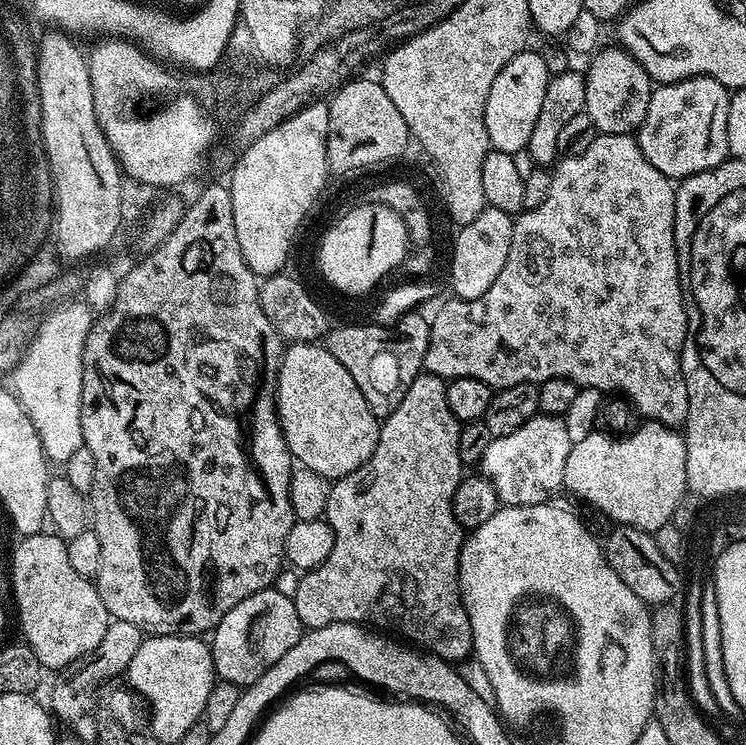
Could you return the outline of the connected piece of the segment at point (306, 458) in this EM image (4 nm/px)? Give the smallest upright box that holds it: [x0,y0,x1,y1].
[276,342,381,482]

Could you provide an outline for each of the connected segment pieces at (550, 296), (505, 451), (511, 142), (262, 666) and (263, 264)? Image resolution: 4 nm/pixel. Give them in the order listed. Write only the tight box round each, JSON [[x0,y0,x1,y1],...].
[[423,132,688,429],[478,414,572,505],[486,50,550,154],[211,587,302,686],[230,102,330,278]]

